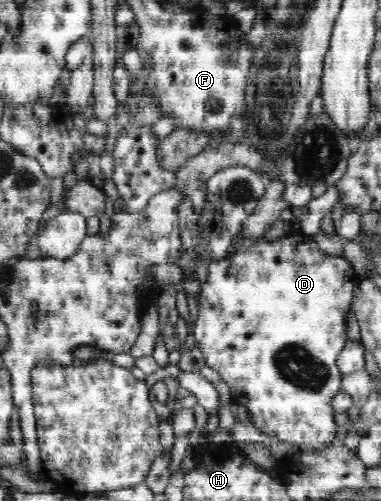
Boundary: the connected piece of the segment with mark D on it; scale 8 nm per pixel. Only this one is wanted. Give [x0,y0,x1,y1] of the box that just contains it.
[194,235,356,453]

